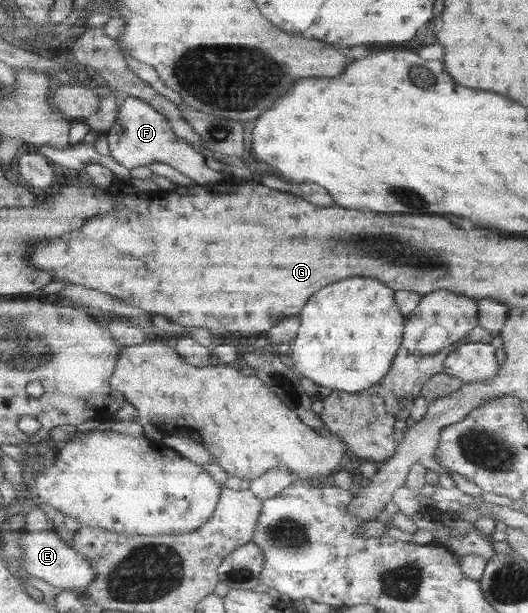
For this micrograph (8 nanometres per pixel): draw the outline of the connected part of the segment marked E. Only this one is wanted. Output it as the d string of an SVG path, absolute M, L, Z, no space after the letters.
M23 530L23 536L18 541L25 550L21 557L19 573L33 576L48 582L52 586L83 592L92 586L96 580L97 572L92 563L78 550L64 542L55 530L42 532L29 532Z

